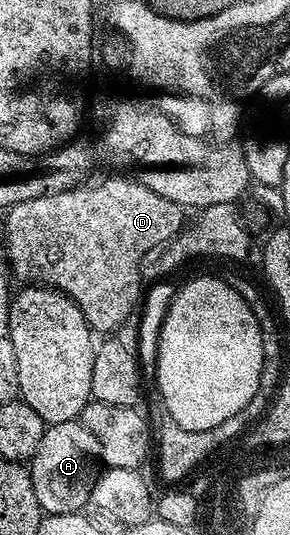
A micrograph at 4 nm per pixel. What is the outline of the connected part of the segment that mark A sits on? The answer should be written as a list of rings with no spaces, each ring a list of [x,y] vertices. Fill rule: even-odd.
[[[79,420],[49,425],[42,435],[42,443],[38,443],[38,451],[32,456],[30,472],[34,483],[34,495],[38,495],[38,503],[45,514],[49,513],[78,513],[87,506],[90,501],[90,491],[94,487],[98,476],[98,454],[100,444]]]

